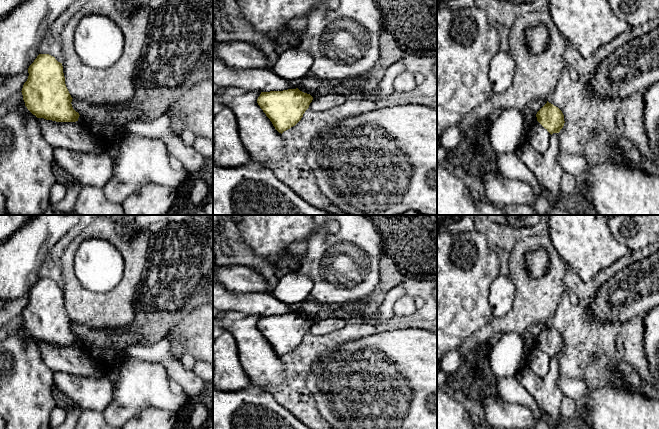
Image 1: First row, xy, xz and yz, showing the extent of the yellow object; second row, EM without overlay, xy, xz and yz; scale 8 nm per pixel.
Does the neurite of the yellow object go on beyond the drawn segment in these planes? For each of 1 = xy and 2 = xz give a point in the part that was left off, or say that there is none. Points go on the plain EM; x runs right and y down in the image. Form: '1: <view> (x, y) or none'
1: none
2: none

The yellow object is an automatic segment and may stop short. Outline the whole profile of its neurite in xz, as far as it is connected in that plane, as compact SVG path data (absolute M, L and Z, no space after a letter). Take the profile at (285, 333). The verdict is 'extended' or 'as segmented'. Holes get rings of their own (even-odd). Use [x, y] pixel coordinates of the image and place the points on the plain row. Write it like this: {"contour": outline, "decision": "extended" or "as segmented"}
{"contour": "M296 313L261 316L257 327L279 357L295 350L309 332L313 321Z", "decision": "as segmented"}

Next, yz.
{"contour": "M547 327L537 336L537 345L552 359L559 357L564 350L562 335L553 328Z", "decision": "as segmented"}

